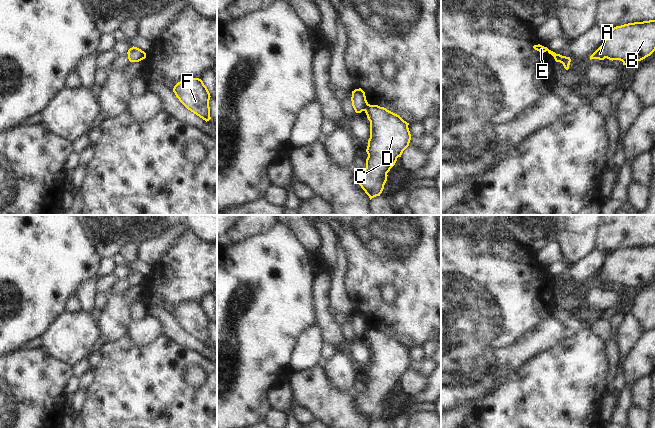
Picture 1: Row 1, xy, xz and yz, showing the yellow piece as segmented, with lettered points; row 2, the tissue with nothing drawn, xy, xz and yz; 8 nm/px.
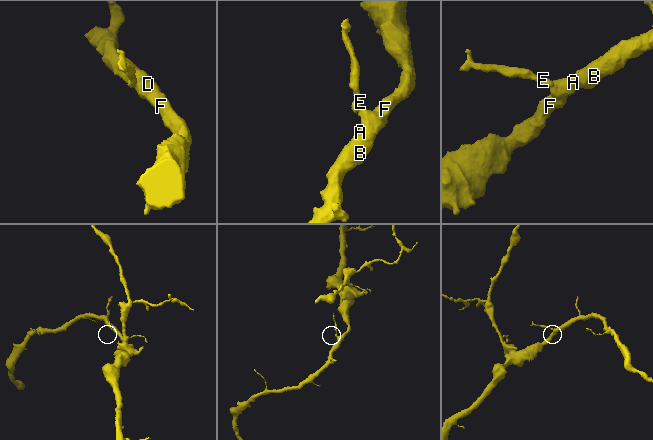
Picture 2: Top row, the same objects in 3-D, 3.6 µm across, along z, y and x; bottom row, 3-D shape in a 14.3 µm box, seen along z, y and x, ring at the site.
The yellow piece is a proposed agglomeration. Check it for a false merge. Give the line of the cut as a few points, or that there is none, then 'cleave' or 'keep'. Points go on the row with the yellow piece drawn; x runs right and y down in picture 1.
cut xz (368, 104), (363, 110); cleave

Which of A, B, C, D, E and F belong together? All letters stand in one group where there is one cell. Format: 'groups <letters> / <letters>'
groups A B C D F / E

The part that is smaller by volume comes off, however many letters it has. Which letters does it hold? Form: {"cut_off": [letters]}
{"cut_off": ["E"]}

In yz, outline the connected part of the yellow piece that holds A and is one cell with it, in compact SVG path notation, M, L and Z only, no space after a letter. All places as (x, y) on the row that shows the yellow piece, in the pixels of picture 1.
M655 20L628 23L616 26L607 32L602 45L590 56L591 59L620 60L623 65L641 61L655 51Z

